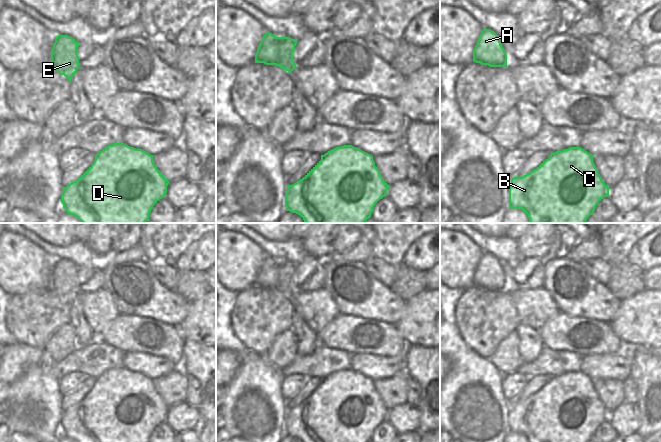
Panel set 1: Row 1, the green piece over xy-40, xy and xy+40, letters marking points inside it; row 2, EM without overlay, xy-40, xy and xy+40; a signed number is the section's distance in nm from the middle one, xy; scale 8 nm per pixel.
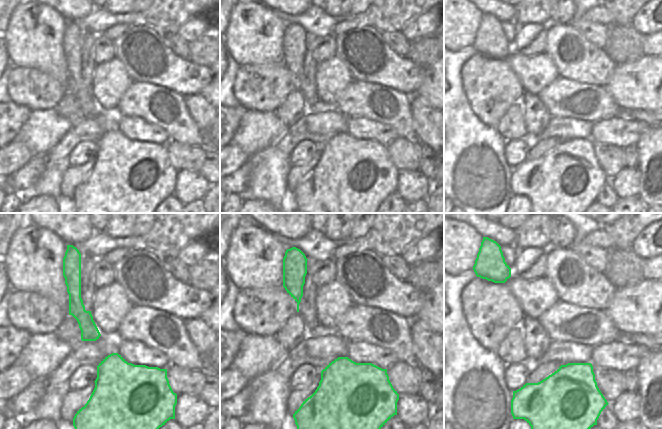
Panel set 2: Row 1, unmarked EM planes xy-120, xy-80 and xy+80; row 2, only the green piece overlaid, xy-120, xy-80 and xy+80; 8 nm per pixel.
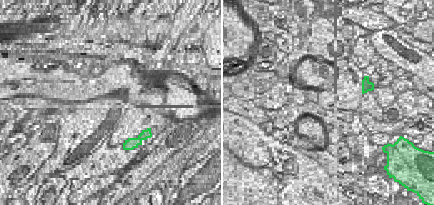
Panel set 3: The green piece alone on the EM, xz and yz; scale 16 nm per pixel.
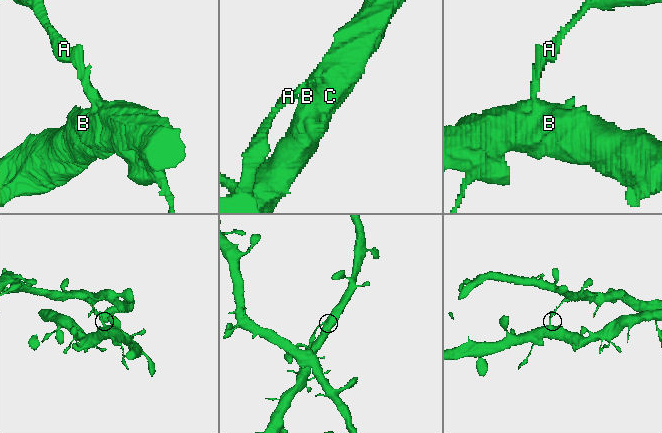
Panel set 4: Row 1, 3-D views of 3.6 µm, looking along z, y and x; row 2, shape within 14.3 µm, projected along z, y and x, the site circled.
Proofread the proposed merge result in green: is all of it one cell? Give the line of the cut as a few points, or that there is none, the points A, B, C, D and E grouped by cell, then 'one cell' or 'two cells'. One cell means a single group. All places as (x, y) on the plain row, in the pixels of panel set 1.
cut in xy along (277, 261), (278, 281), (274, 288); A / B C D E; two cells

